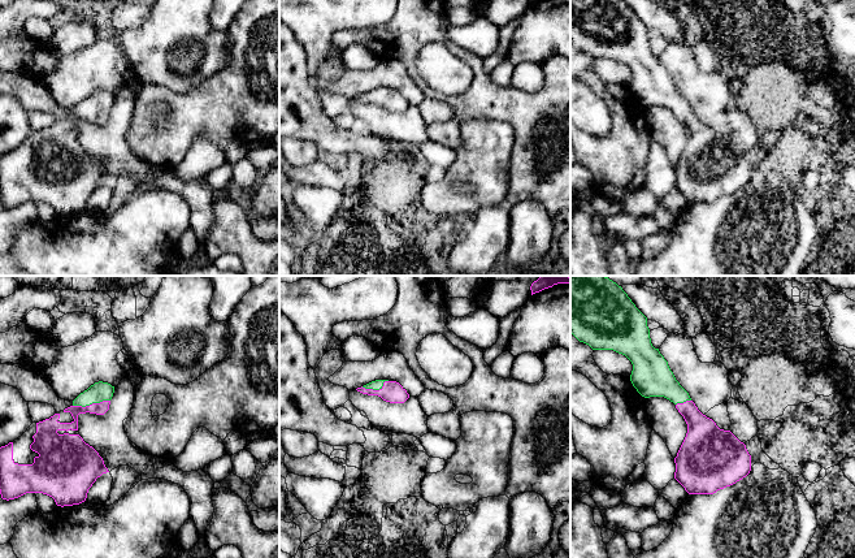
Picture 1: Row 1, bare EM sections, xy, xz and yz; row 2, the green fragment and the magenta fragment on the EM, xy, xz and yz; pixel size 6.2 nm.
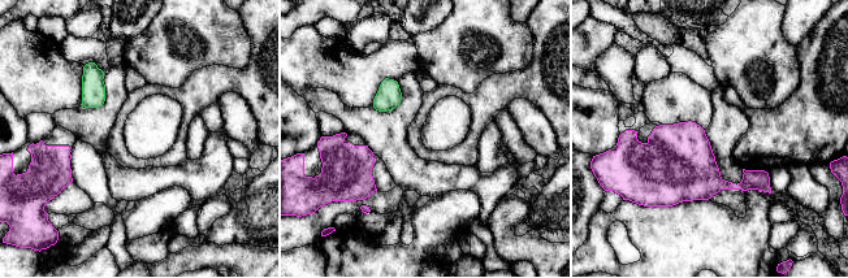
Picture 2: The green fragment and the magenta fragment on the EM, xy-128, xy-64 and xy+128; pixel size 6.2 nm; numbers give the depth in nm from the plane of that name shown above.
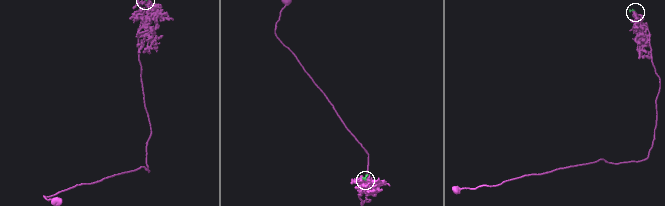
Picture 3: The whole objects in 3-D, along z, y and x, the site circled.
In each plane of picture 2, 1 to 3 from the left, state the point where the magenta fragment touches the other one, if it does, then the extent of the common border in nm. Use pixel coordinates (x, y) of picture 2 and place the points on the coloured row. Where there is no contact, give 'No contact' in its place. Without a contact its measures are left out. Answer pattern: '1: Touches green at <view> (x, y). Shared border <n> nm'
1: No contact
2: No contact
3: No contact

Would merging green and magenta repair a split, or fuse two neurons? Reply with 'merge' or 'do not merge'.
merge

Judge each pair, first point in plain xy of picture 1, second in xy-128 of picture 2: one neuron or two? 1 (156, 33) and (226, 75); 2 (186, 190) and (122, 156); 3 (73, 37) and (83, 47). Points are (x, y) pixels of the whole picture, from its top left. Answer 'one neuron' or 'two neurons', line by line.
1: two neurons
2: two neurons
3: two neurons

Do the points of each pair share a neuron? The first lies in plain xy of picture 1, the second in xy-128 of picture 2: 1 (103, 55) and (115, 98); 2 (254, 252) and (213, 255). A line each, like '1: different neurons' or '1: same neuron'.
1: different neurons
2: same neuron

